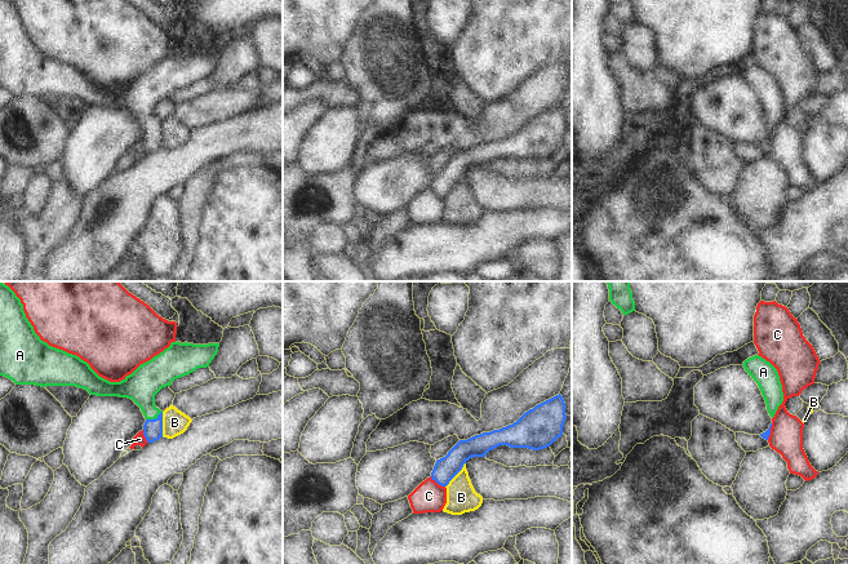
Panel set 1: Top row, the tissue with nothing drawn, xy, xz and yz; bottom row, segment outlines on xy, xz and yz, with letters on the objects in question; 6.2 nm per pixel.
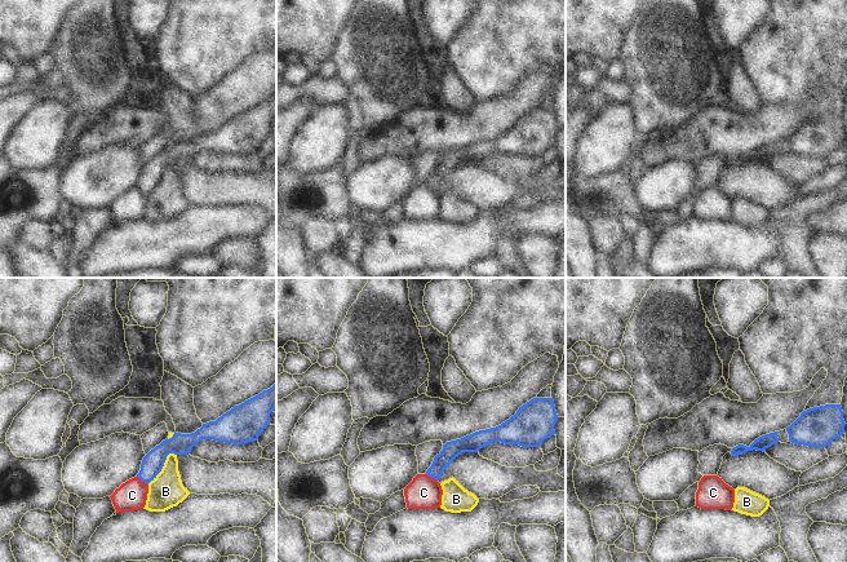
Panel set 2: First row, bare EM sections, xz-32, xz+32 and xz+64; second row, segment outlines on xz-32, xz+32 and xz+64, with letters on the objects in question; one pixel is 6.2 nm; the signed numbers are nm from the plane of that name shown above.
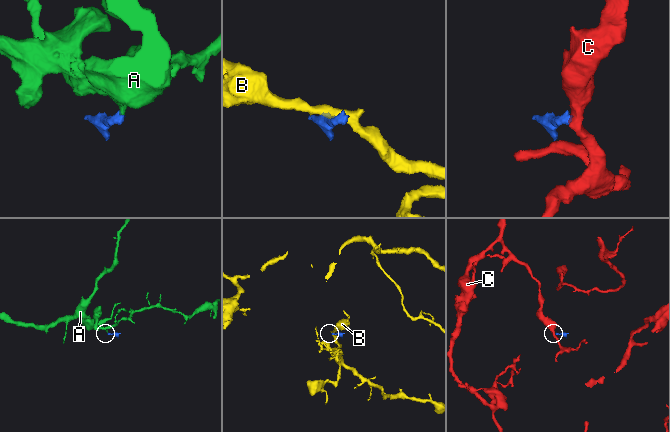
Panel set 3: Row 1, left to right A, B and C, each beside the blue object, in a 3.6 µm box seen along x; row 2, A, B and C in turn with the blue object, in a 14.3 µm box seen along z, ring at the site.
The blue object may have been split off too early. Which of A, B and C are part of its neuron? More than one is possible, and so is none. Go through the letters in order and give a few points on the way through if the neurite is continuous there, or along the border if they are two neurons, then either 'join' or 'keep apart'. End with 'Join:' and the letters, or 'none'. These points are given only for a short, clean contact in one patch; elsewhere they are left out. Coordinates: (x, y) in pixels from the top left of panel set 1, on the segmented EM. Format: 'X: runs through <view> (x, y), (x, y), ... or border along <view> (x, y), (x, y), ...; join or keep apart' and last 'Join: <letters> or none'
A: runs through xy (152, 429), (155, 418), (147, 407), (141, 386); join
B: border along xy (161, 412), (163, 435); keep apart
C: border along xz (430, 476), (444, 487); keep apart
Join: A

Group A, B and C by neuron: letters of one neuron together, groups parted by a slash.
A / B / C

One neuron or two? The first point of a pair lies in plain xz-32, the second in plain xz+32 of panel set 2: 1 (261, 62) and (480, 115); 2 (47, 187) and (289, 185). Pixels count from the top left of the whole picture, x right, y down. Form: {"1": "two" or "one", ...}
{"1": "one", "2": "one"}

